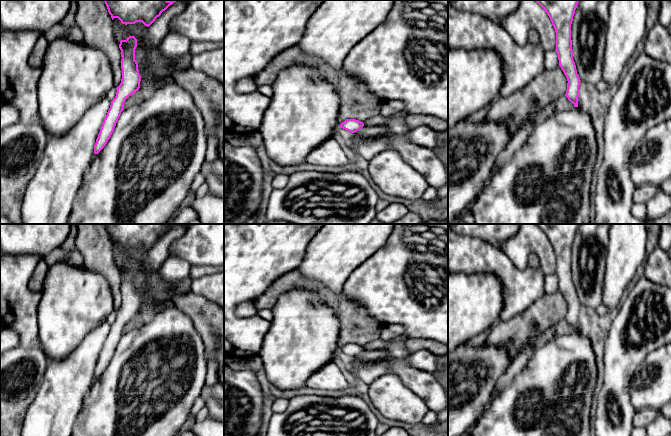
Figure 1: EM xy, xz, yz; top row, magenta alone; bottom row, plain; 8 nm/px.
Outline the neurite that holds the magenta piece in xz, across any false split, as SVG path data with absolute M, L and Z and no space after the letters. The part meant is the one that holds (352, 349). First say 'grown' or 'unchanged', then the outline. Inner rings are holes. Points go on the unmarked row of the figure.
unchanged; M346 343L340 348L340 352L343 352L351 357L355 357L364 350L364 347L356 343Z

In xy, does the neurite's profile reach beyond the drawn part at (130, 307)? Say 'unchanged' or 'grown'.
unchanged

